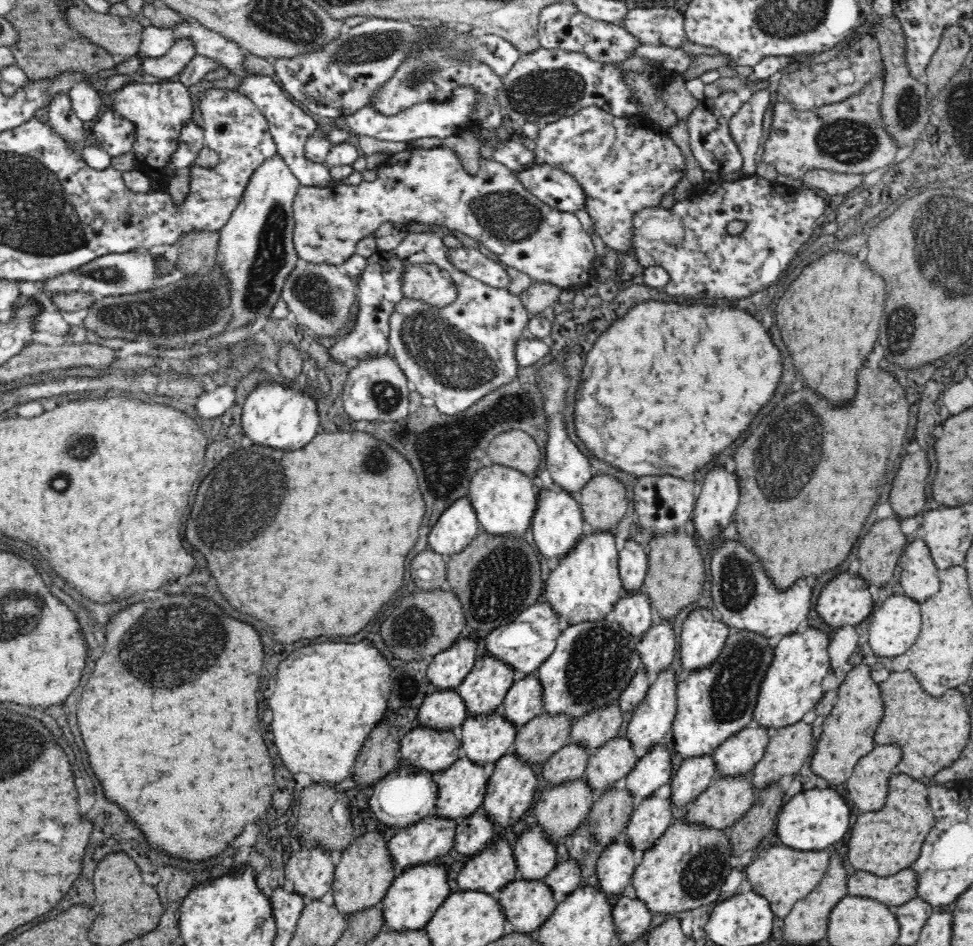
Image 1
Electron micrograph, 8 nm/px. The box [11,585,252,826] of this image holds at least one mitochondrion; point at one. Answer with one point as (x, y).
(145, 651)

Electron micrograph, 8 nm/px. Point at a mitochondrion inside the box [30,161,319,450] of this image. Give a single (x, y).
(196, 308)

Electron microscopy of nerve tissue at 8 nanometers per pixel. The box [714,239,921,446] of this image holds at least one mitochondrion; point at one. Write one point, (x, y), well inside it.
(898, 333)

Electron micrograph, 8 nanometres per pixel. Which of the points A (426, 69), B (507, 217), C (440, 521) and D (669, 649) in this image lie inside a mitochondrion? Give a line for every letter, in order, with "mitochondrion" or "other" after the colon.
A: mitochondrion
B: mitochondrion
C: other
D: other

